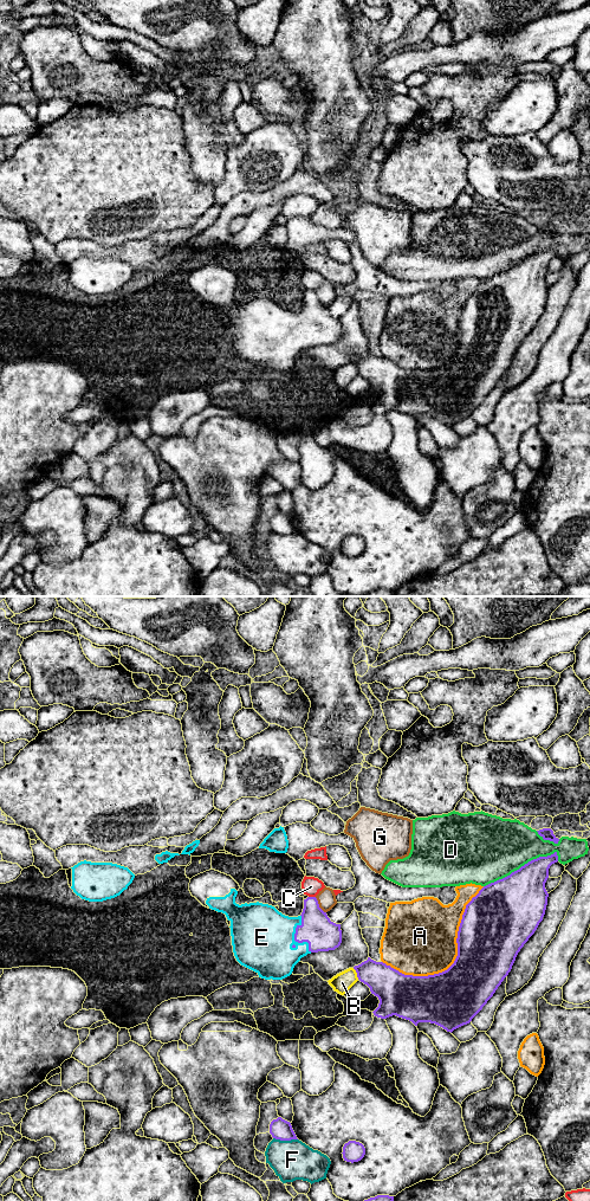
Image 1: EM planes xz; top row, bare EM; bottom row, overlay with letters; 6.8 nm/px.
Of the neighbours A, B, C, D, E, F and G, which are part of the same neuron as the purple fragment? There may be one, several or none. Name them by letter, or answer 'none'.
E

